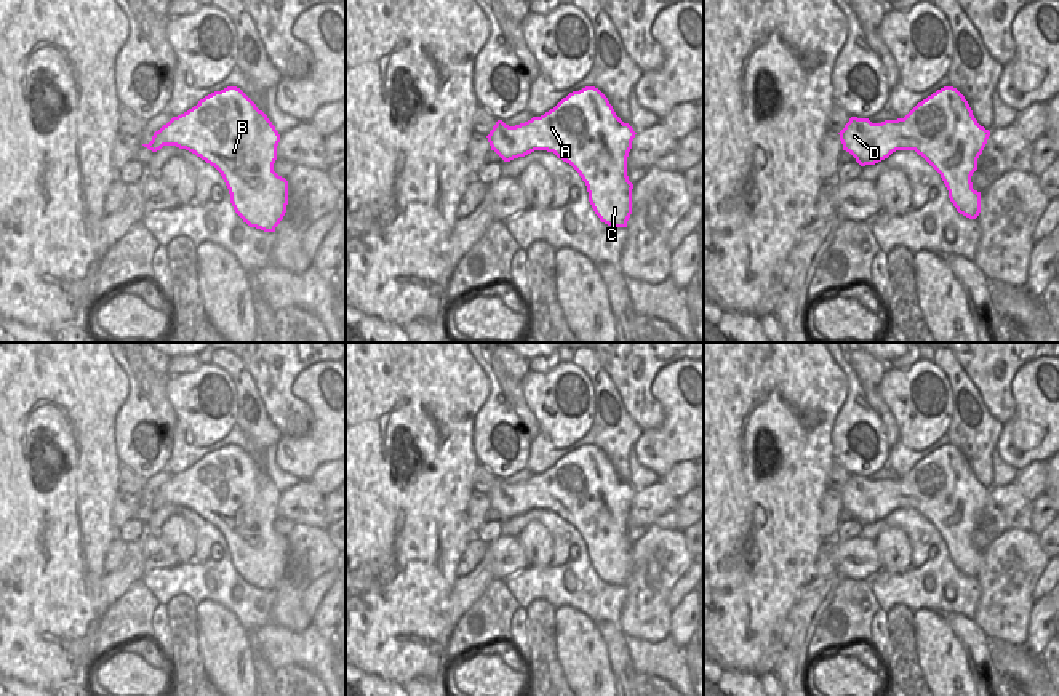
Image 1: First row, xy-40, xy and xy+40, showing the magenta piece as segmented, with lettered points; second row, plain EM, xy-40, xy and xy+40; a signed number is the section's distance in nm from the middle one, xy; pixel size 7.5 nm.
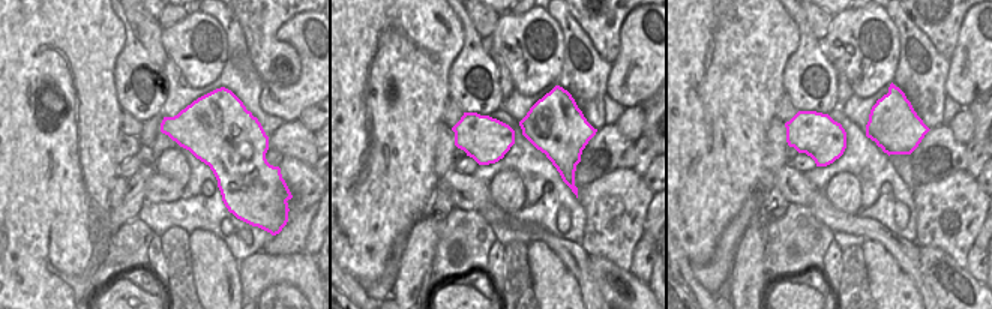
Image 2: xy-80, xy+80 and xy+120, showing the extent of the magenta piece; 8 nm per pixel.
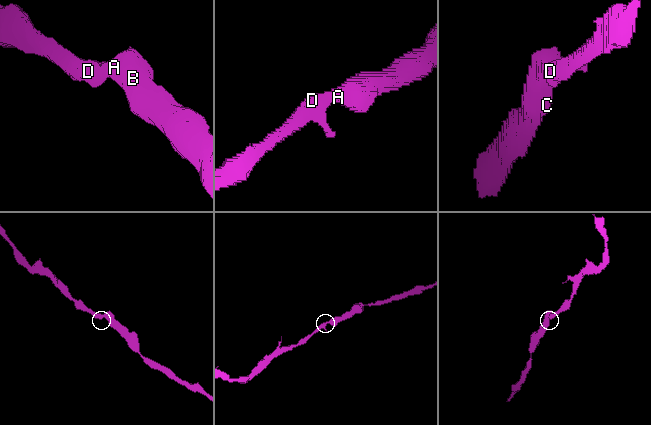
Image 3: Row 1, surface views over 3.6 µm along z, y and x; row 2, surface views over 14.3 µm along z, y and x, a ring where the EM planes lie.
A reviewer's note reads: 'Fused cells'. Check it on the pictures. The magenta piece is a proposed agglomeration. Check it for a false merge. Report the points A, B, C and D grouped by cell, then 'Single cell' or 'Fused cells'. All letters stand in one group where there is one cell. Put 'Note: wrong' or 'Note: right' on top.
Note: wrong
Groups: A B C D. Single cell

